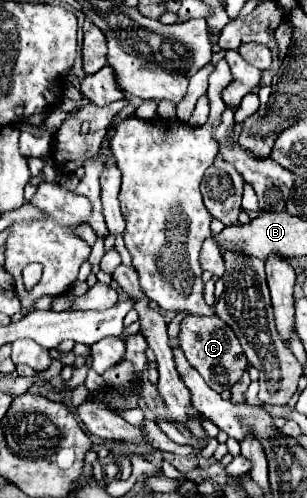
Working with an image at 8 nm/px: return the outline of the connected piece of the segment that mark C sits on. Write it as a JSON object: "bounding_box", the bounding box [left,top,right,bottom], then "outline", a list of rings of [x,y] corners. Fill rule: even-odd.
{"bounding_box":[178,316,248,394],"outline":[[[186,316],[180,322],[178,340],[188,362],[200,372],[204,382],[218,394],[230,390],[248,368],[248,360],[240,348],[238,338],[234,336],[232,328],[226,322],[222,322],[218,316]]]}

